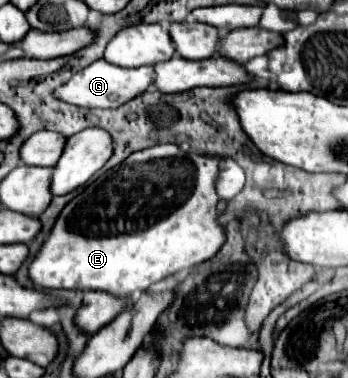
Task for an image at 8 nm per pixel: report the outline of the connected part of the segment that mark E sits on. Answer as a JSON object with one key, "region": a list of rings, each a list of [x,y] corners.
{"region":[[[158,144],[152,148],[144,148],[140,152],[134,152],[128,160],[124,160],[122,164],[118,164],[116,168],[112,168],[112,182],[108,174],[100,174],[96,176],[86,190],[82,190],[78,196],[74,196],[74,200],[70,200],[62,212],[58,214],[50,236],[44,240],[44,244],[40,246],[40,250],[36,252],[34,260],[28,266],[28,278],[32,280],[34,286],[38,288],[66,288],[66,290],[102,290],[108,292],[116,298],[130,298],[136,292],[144,292],[150,284],[160,282],[172,274],[178,274],[186,268],[192,268],[200,262],[206,262],[208,258],[212,258],[218,248],[224,242],[224,230],[222,226],[216,224],[216,206],[220,202],[216,190],[214,190],[214,182],[218,176],[218,160],[216,158],[208,158],[208,156],[188,156],[184,154],[176,144]]]}

